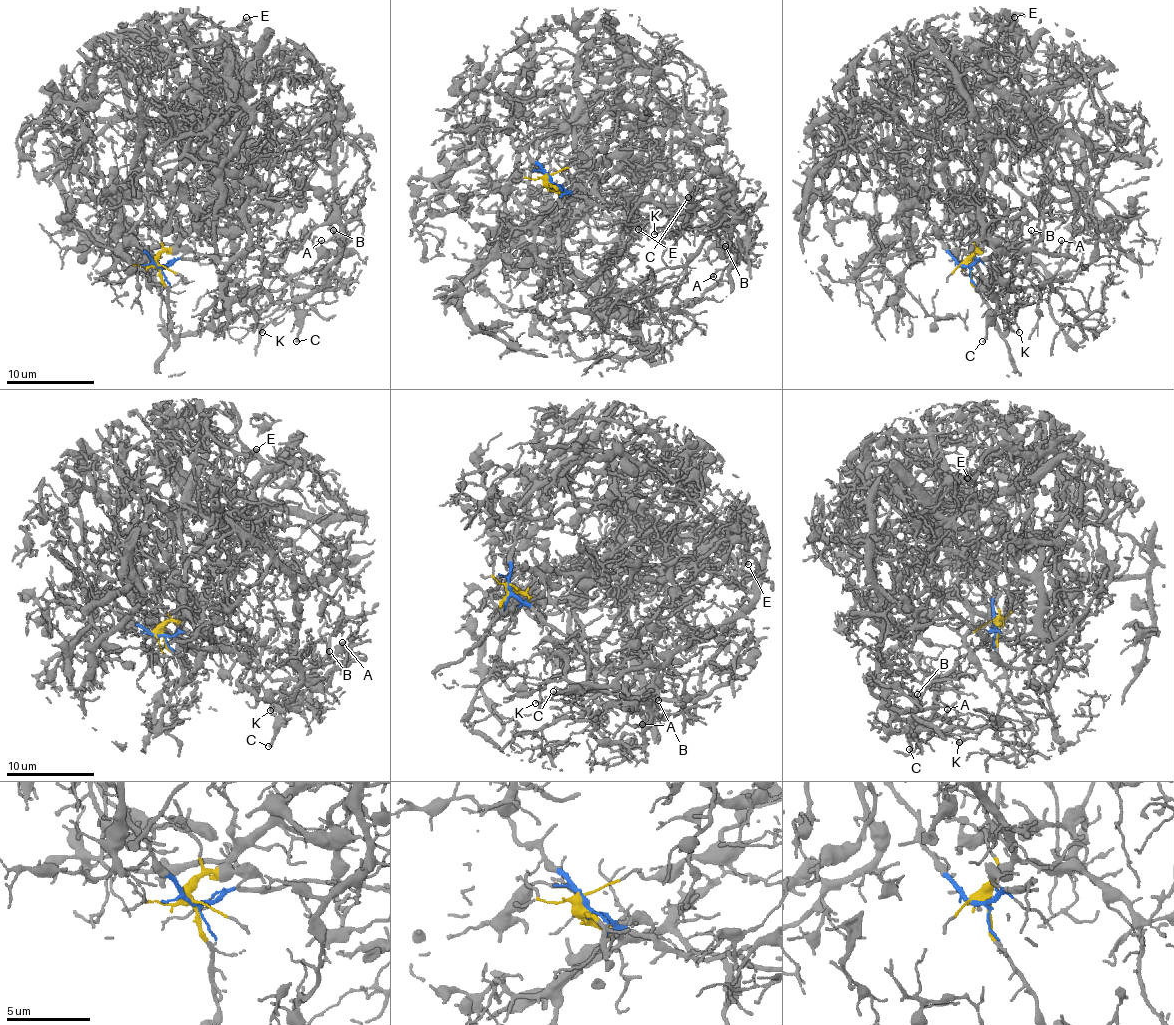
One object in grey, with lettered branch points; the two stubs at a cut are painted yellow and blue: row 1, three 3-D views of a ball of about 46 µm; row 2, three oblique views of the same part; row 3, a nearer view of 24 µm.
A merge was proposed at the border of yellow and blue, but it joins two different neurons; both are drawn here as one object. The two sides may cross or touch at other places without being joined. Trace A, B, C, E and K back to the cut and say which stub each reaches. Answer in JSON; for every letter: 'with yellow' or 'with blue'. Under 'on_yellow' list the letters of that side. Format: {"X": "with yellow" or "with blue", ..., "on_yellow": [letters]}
{"A": "with blue", "B": "with blue", "C": "with blue", "E": "with yellow", "K": "with blue", "on_yellow": ["E"]}

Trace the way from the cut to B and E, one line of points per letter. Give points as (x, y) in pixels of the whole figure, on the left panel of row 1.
B: (159, 267), (177, 258), (242, 254), (260, 258), (289, 280), (330, 263), (339, 245), (332, 230)
E: (157, 265), (231, 186), (240, 85), (192, 89), (155, 61), (152, 41), (188, 12), (223, 28), (247, 17)

